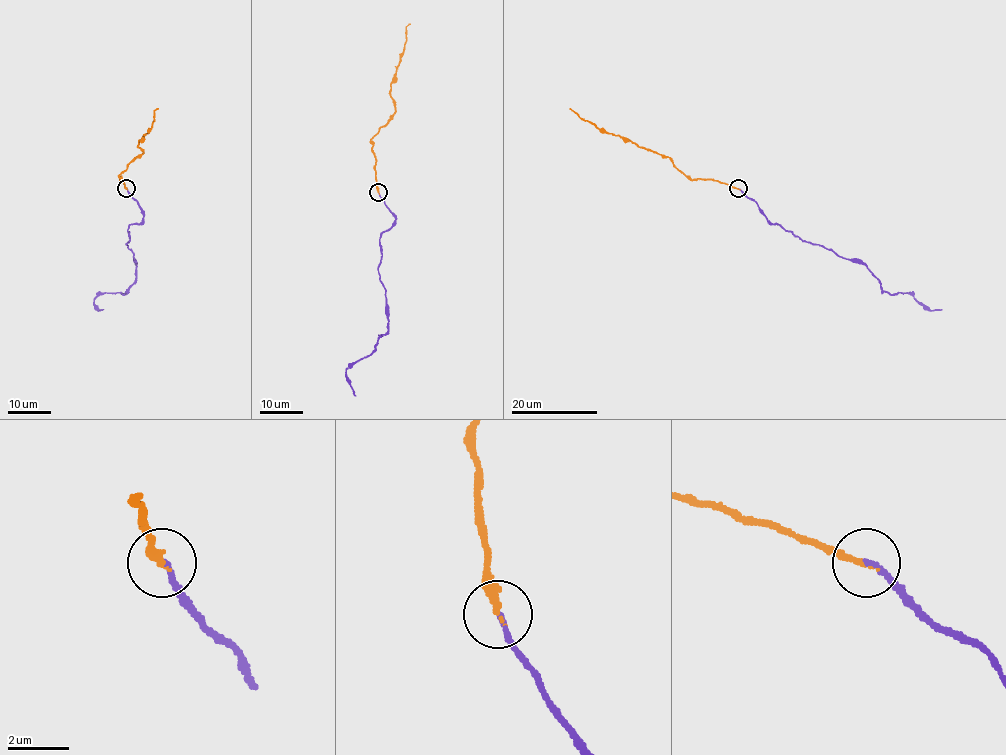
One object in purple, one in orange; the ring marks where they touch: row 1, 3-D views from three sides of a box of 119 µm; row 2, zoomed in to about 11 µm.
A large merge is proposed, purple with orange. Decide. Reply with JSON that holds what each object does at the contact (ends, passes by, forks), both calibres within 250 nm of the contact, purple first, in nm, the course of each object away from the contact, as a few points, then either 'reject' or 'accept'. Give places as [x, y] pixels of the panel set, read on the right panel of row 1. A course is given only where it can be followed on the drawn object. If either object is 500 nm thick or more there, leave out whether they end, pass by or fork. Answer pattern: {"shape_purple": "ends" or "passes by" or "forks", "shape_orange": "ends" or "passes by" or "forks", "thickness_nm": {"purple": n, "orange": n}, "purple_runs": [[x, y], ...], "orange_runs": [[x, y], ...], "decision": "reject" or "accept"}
{"shape_purple": "ends", "shape_orange": "ends", "thickness_nm": {"purple": 170, "orange": 240}, "purple_runs": [[738, 188], [773, 224], [845, 258], [859, 259], [884, 291], [909, 293], [932, 310], [941, 309]], "orange_runs": [[738, 188], [712, 180], [689, 178], [668, 157], [612, 133], [601, 132], [570, 108]], "decision": "accept"}

